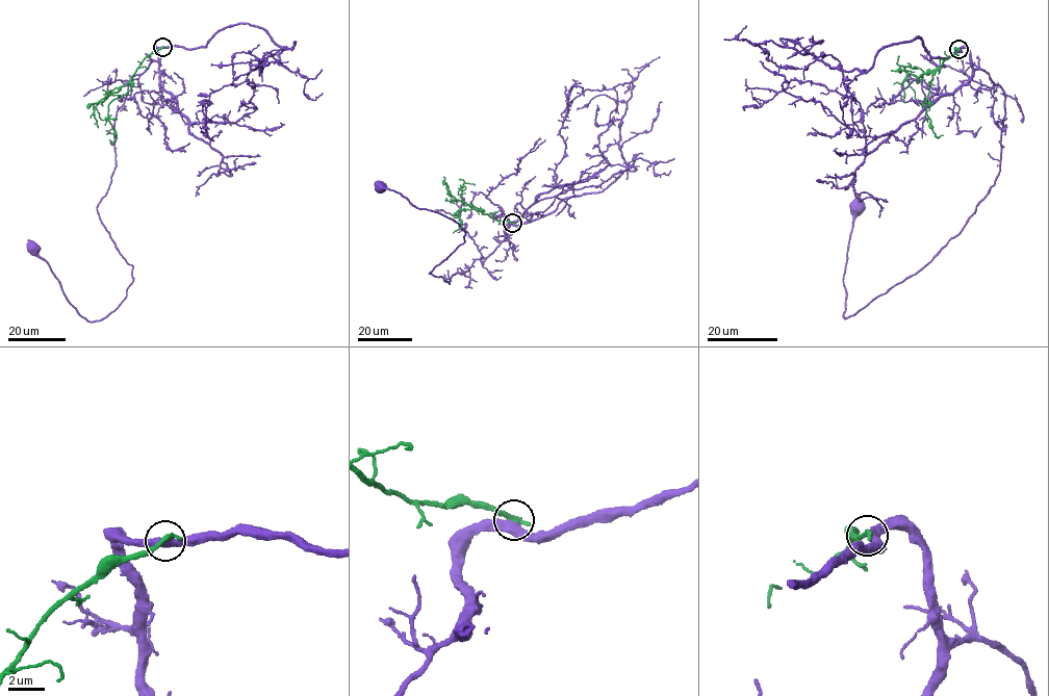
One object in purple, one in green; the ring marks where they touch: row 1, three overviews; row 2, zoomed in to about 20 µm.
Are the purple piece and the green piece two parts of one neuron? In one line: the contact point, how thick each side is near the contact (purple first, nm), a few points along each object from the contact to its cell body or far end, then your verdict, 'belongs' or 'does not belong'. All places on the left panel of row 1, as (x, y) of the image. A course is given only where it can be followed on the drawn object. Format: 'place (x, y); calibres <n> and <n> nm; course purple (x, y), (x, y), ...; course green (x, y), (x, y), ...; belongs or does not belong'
place (162, 47); calibres 440 and 360 nm; course purple (162, 47), (131, 77), (97, 210), (132, 266), (126, 297), (86, 320), (34, 247); course green (162, 47), (147, 56), (130, 78), (131, 88), (108, 105), (109, 120), (117, 138), (114, 142), (108, 140); does not belong

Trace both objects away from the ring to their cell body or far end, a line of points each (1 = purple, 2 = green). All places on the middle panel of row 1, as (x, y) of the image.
1: (512, 223), (492, 253), (453, 274), (449, 284), (429, 273), (464, 241), (464, 230), (381, 186)
2: (512, 223), (497, 221), (482, 209), (459, 209), (461, 225), (453, 233)

